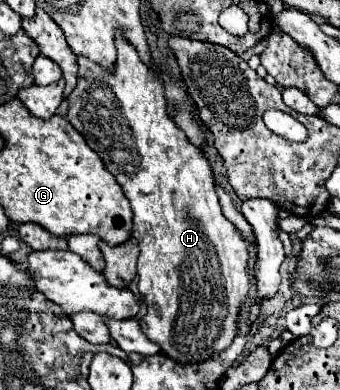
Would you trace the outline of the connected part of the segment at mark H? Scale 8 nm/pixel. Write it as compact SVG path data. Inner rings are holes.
M121 30L115 32L115 44L117 44L117 60L115 60L115 68L113 70L105 70L99 68L99 64L87 60L85 56L79 56L79 72L77 72L77 86L71 92L71 96L67 98L69 102L69 114L67 120L77 128L77 132L83 134L85 142L89 144L91 150L95 150L99 154L99 158L105 162L105 168L115 176L115 180L119 182L119 186L123 188L123 194L127 196L127 200L131 202L133 208L133 238L139 240L139 266L137 266L137 276L139 276L139 292L145 298L147 304L147 314L139 320L139 326L143 330L143 334L161 346L161 352L167 354L169 358L173 358L175 362L181 364L199 364L205 362L207 358L213 358L217 354L221 354L237 336L239 330L239 318L241 318L241 306L243 302L249 298L249 288L251 288L251 280L249 280L249 248L247 242L243 240L241 232L223 216L221 206L219 206L219 198L217 198L217 182L215 182L215 174L211 168L209 158L205 156L205 152L195 146L189 144L185 132L175 124L175 120L171 120L171 116L167 116L167 98L165 98L165 84L163 78L155 72L155 66L143 64L143 60L139 58L137 48L125 38L125 34Z

